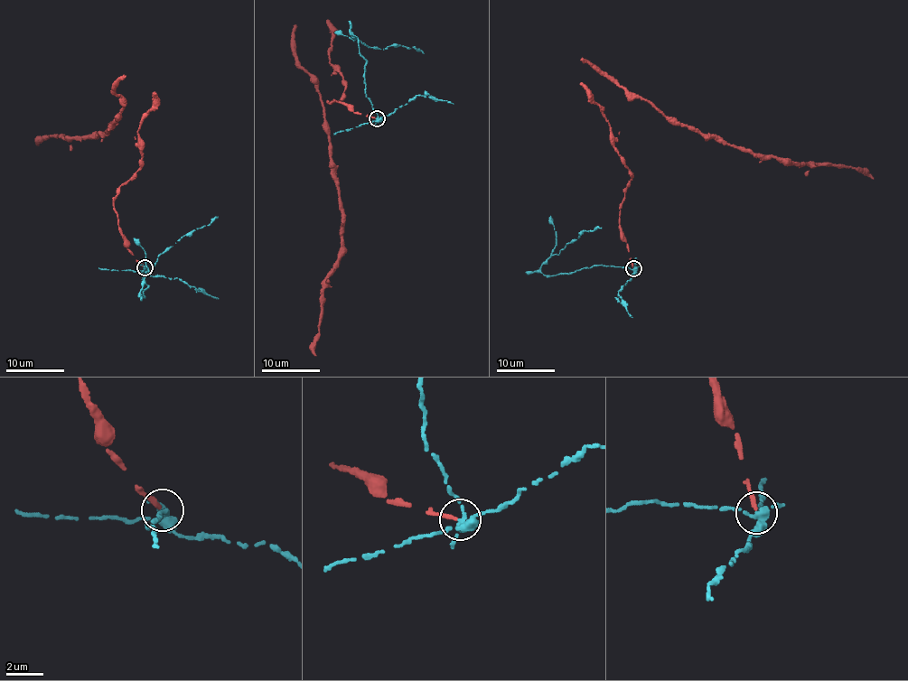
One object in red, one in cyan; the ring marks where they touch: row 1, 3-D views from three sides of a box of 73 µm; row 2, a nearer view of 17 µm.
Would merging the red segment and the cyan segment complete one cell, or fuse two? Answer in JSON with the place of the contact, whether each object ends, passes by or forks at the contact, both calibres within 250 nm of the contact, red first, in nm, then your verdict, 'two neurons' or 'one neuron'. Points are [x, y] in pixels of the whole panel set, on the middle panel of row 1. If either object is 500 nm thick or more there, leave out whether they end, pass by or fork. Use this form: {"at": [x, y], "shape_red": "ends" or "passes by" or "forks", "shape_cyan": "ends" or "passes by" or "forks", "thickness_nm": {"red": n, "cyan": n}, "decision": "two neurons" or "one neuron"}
{"at": [377, 118], "shape_red": "ends", "shape_cyan": "forks", "thickness_nm": {"red": 280, "cyan": 300}, "decision": "two neurons"}

